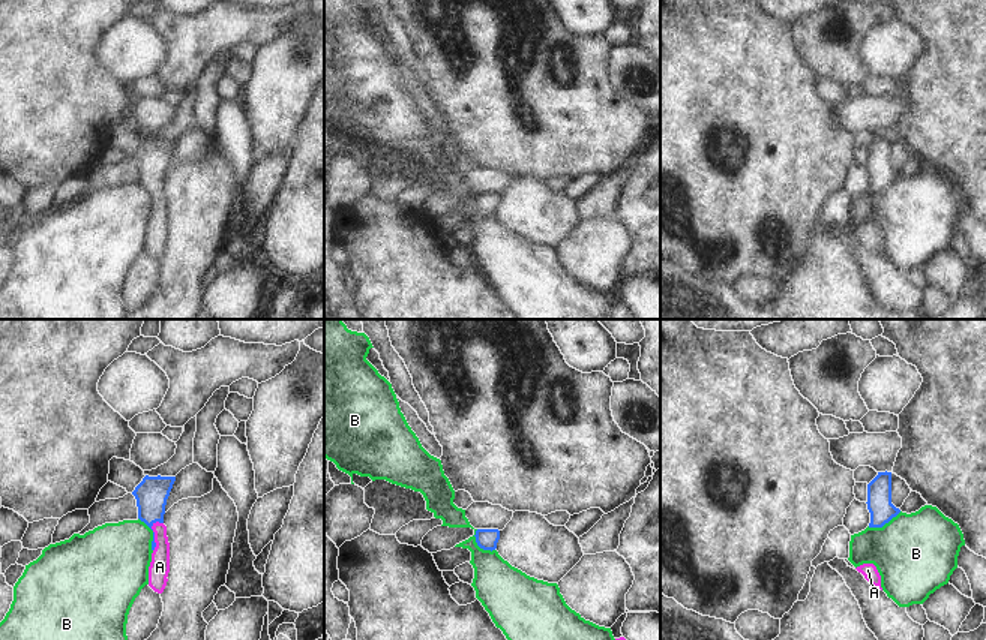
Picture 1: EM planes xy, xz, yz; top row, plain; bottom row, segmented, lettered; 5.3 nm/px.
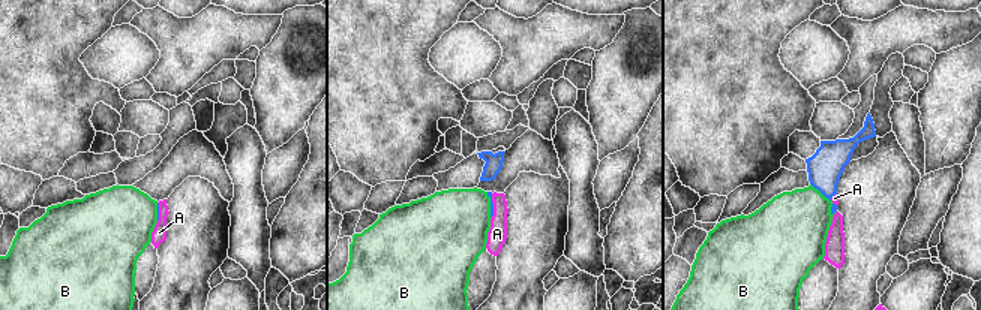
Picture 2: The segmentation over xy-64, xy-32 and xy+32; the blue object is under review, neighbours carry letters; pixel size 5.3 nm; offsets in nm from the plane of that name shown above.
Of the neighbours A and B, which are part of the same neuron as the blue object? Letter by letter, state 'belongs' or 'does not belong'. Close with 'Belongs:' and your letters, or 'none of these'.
A: belongs
B: does not belong
Belongs: A

